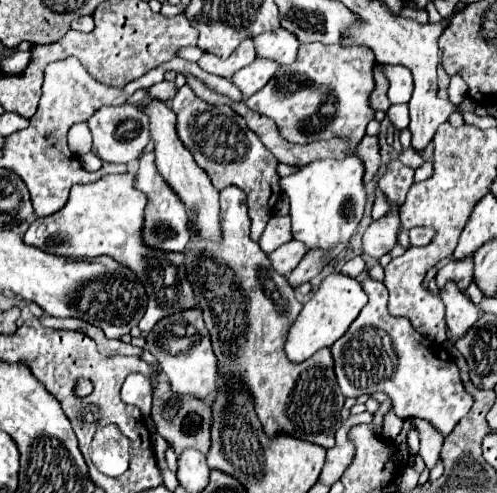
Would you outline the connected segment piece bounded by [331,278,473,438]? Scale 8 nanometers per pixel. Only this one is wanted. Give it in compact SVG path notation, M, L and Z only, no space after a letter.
M367 278L363 290L369 298L367 306L355 318L345 336L331 346L333 368L343 396L357 398L361 394L371 396L383 392L391 396L393 410L399 418L423 418L445 438L473 404L473 398L461 384L459 368L445 348L419 336L409 320L393 318L387 312L387 288L383 282Z

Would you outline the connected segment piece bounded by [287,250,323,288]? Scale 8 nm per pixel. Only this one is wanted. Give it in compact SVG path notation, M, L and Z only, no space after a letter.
M319 250L309 252L309 254L303 256L303 260L299 262L299 266L289 274L287 280L289 280L289 284L293 288L297 288L303 282L309 282L313 276L317 276L321 272L321 268L323 268L323 254Z

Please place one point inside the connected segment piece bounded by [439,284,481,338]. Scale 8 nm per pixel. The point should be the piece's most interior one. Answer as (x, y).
(461, 314)

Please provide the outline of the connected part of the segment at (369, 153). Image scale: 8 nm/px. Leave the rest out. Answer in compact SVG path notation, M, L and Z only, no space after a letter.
M363 136L363 140L357 144L355 152L363 160L363 168L365 168L363 180L369 182L379 170L379 142L377 142L377 138L375 136Z

